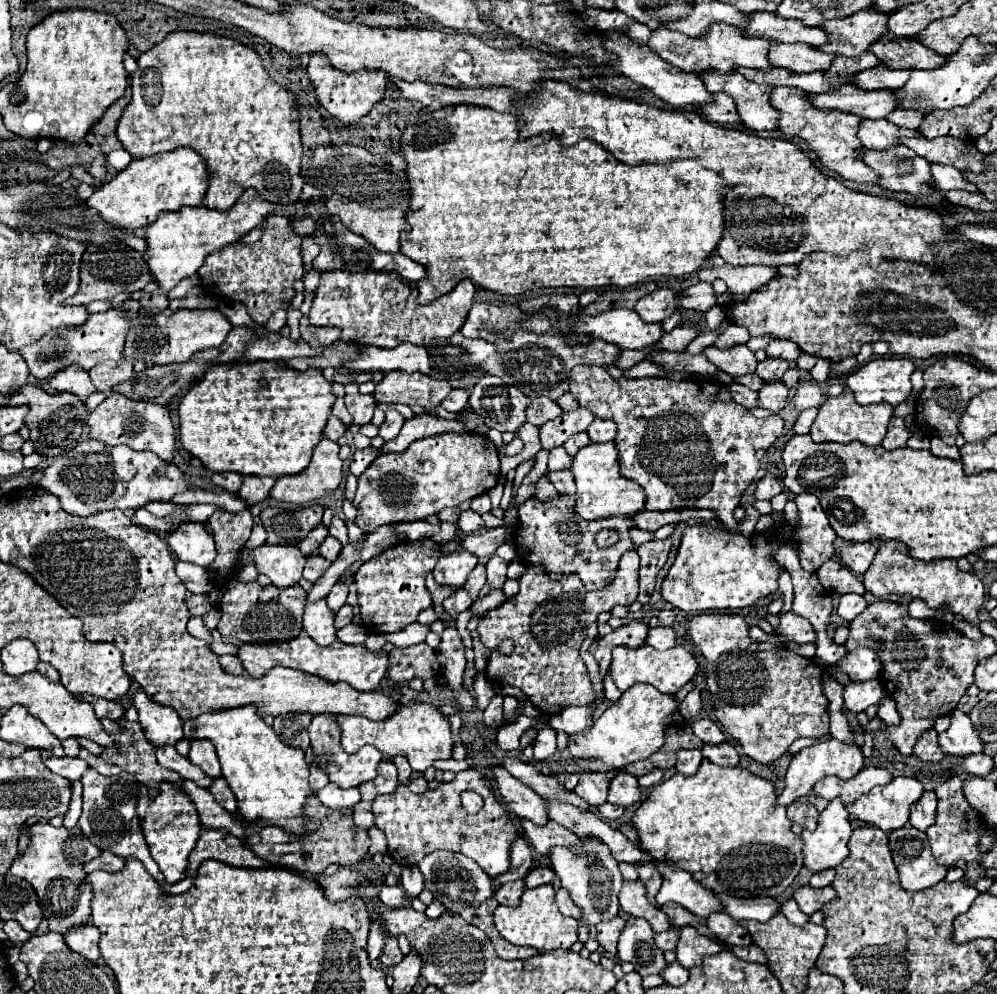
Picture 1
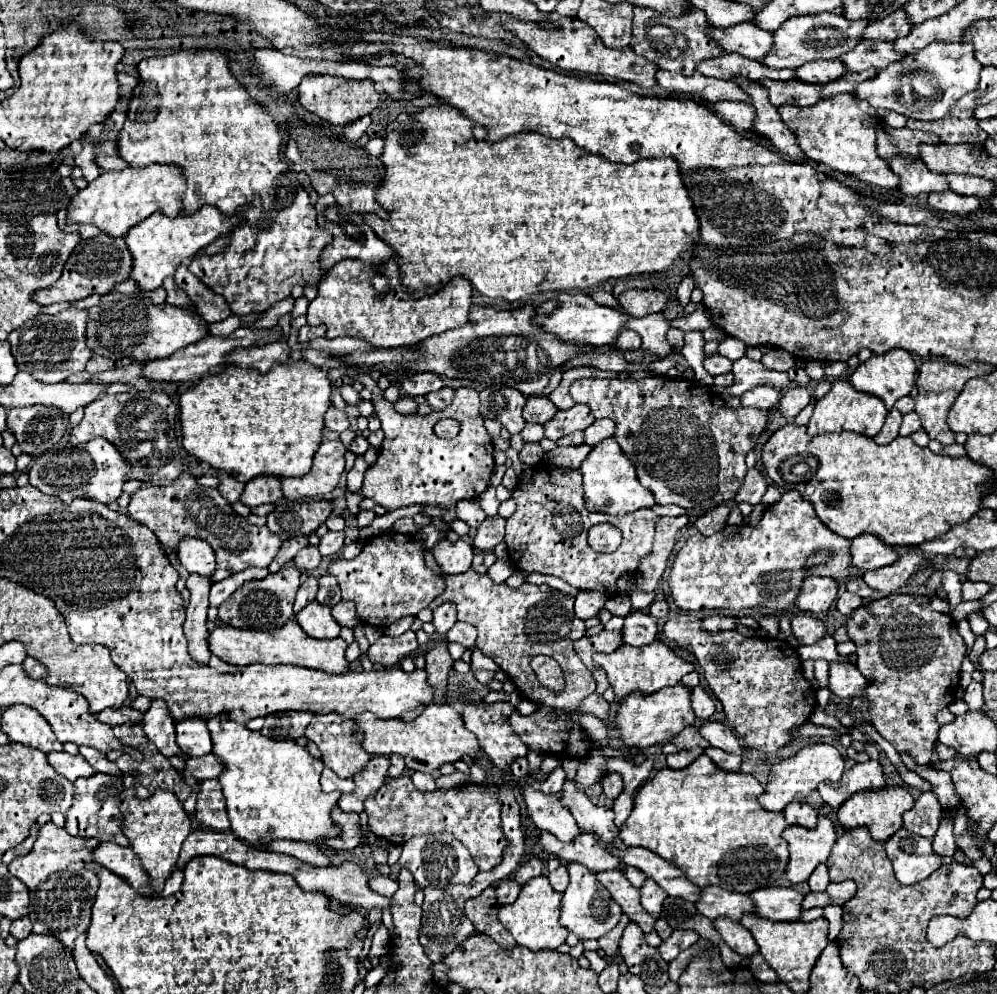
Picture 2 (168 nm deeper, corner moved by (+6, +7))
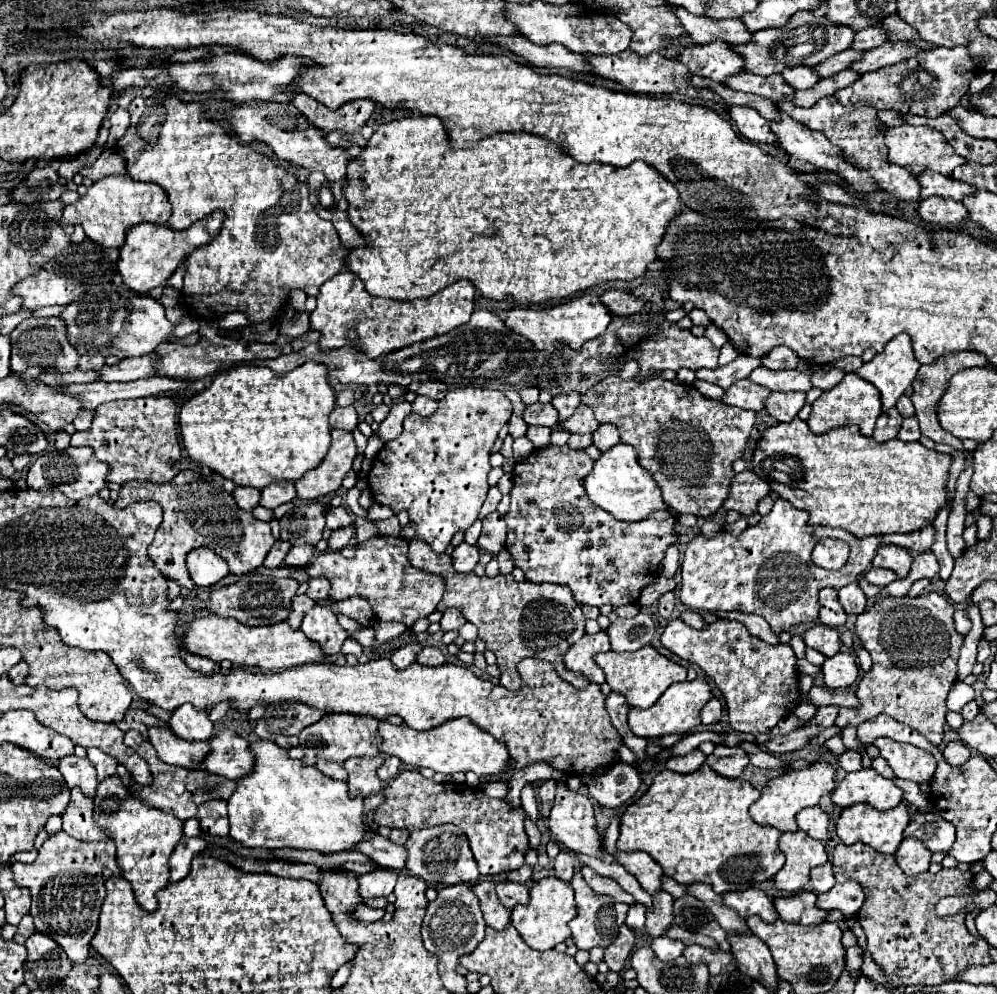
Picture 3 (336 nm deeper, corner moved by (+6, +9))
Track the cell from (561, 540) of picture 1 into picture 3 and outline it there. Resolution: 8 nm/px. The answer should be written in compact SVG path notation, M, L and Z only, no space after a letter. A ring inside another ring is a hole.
M548 445L536 449L524 461L518 461L514 467L514 487L510 491L512 503L504 515L508 523L506 549L514 557L514 565L520 567L532 583L568 585L574 599L584 605L630 605L636 603L640 593L658 579L658 565L664 559L666 549L680 543L680 531L670 511L656 511L644 521L628 523L618 521L604 509L592 505L584 489L584 477L592 471L592 465L594 461L584 451L570 449L568 445Z

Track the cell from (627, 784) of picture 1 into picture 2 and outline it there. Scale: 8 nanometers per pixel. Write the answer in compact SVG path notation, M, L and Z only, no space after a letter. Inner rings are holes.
M608 773L602 781L602 789L604 789L604 795L608 799L616 799L620 793L622 793L622 777L618 773Z

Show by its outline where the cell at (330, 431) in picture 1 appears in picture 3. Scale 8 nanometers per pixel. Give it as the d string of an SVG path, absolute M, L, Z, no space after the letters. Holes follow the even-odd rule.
M336 407L330 413L330 427L334 429L344 429L344 431L354 431L358 427L358 413L354 407Z

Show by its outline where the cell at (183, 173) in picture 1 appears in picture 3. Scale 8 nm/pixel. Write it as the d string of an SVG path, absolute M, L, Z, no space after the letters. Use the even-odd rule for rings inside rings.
M112 175L96 181L84 197L76 203L66 205L62 213L62 223L66 225L82 225L84 233L90 241L120 249L126 241L126 229L140 223L156 223L164 225L170 219L170 201L162 187L156 183L140 183L130 179L128 175Z

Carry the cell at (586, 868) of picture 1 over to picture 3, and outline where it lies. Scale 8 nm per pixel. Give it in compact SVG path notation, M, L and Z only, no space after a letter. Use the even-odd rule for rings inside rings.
M574 873L572 877L572 887L576 891L576 903L578 903L578 915L568 923L572 929L572 939L574 945L578 949L590 951L592 947L608 947L612 945L612 941L618 935L618 929L622 927L622 923L626 921L626 913L628 913L628 905L624 903L616 903L612 897L606 895L596 895L588 883L584 881L582 873Z

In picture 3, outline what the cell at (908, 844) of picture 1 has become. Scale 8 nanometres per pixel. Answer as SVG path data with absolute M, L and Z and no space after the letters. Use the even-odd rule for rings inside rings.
M906 837L896 851L896 863L906 875L918 875L922 871L928 871L930 857L932 853L918 839L912 837Z

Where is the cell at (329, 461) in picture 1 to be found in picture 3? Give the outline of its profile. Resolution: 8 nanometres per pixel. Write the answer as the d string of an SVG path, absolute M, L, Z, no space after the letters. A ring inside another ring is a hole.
M334 429L332 445L324 461L316 469L304 473L304 477L296 481L298 497L300 499L320 499L328 493L338 491L342 487L346 473L352 469L356 455L358 455L358 449L356 449L352 433Z

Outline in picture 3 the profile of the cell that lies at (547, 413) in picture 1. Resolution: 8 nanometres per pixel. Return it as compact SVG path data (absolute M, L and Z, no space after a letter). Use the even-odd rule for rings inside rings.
M534 403L534 405L528 405L526 411L524 411L524 421L528 425L546 425L546 427L554 427L558 423L558 413L556 409L546 403Z

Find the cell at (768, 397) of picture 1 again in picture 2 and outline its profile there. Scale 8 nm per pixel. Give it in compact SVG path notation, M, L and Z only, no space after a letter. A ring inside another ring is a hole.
M760 385L760 387L754 387L754 389L746 391L740 399L742 399L742 407L772 409L780 401L780 391L776 391L774 387L768 387L768 385Z

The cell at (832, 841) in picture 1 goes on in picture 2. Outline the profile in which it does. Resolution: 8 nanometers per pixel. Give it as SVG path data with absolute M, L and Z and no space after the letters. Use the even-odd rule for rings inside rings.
M818 815L816 829L792 825L784 829L782 837L790 845L786 877L792 883L800 883L806 881L820 863L828 861L832 845L836 841L836 825L828 815Z

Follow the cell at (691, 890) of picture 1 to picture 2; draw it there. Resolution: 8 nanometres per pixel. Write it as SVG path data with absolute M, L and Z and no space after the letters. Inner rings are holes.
M702 887L696 909L712 921L716 917L730 917L732 921L740 921L744 913L752 913L752 901L748 895L730 893L720 887Z

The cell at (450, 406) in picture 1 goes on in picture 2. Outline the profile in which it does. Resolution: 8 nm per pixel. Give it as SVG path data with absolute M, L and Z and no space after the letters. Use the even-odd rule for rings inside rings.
M442 387L440 391L426 395L426 401L428 401L428 405L434 407L436 411L442 411L442 409L446 409L446 407L452 403L454 391L456 391L456 389L452 389L452 387Z

